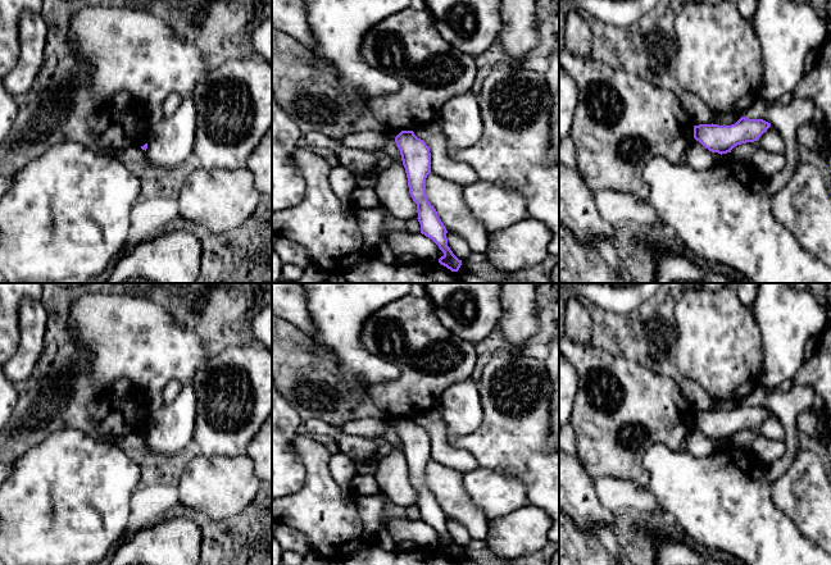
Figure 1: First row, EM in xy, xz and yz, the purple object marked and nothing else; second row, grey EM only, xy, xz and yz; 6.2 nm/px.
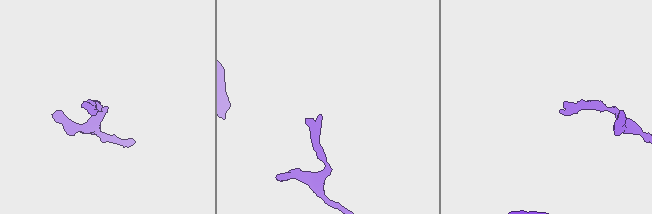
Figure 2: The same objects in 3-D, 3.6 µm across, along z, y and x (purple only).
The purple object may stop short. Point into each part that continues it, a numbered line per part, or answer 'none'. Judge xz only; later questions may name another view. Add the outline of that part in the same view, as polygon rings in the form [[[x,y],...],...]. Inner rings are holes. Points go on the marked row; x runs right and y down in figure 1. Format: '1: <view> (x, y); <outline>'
none

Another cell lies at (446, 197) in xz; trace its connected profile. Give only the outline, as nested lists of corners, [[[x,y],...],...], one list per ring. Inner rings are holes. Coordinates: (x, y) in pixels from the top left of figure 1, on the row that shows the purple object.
[[[432,172],[426,178],[426,196],[436,209],[446,231],[462,237],[472,252],[485,252],[489,233],[471,214],[462,191],[462,186],[440,178]]]

